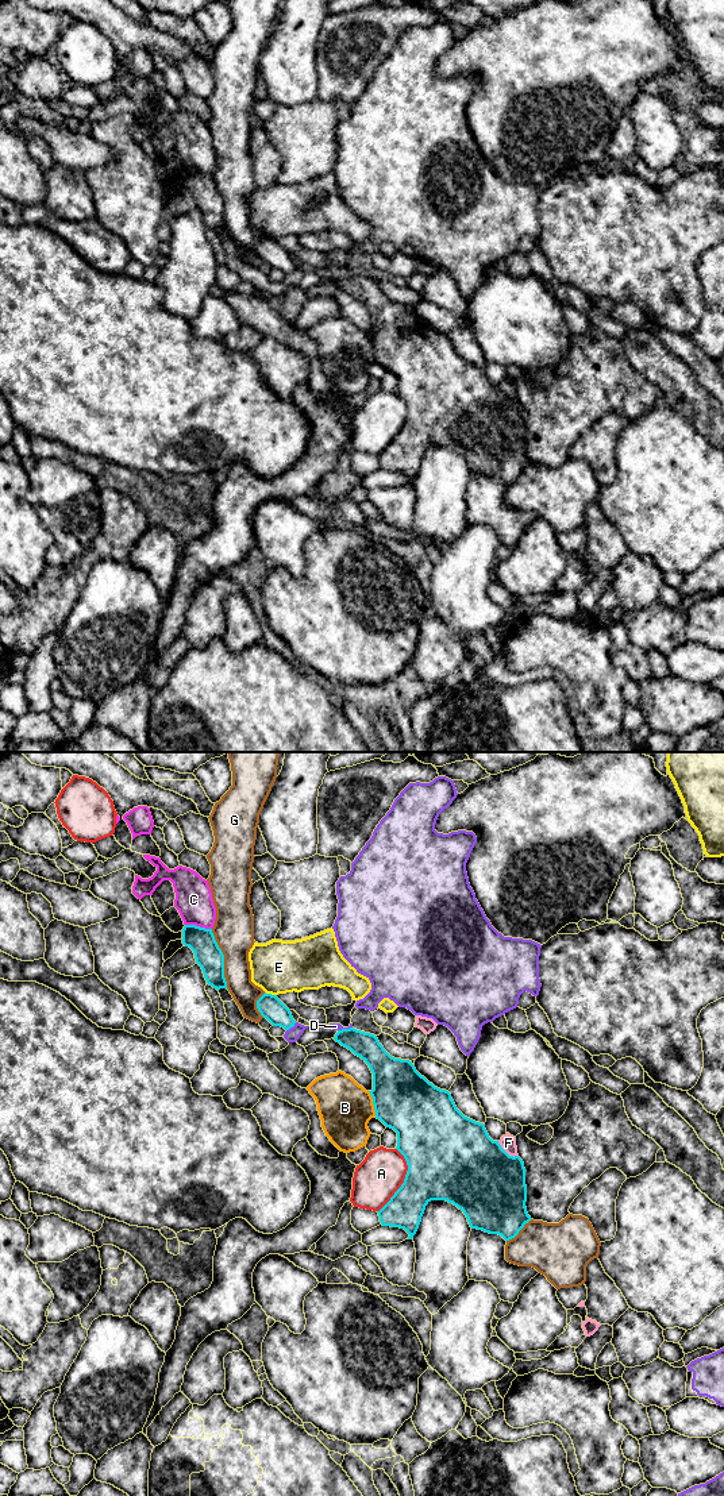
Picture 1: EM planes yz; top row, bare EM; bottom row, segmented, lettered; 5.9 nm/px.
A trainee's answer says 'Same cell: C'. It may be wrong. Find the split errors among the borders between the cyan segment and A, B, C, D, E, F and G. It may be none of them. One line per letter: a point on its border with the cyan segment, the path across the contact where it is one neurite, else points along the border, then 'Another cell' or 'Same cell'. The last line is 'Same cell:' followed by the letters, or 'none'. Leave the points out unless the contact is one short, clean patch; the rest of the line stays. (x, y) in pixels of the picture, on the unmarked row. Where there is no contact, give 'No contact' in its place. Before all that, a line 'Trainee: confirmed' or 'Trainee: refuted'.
Trainee: refuted
A: Touches cyan at yz (404, 424). Another cell
B: Touches cyan at yz (373, 347). Another cell
C: Touches cyan at yz (199, 170). Boundary: yz (185, 168), (211, 173). Another cell
D: Touches cyan at yz (345, 273). Another cell
E: Touches cyan at yz (270, 238). Another cell
F: Touches cyan at yz (505, 396). Another cell
G: Touches cyan at yz (223, 203). Another cell
Same cell: none

